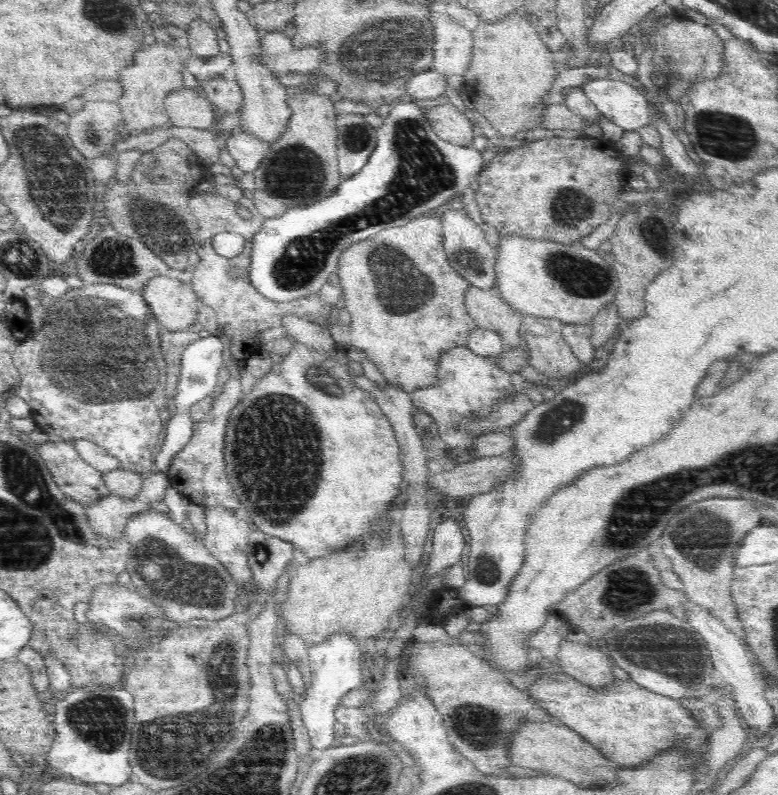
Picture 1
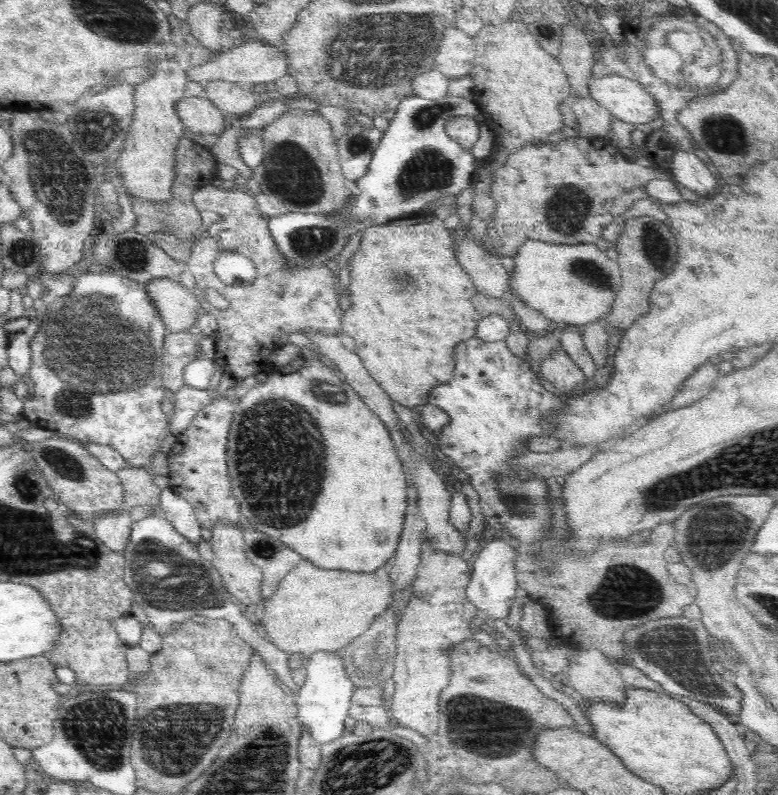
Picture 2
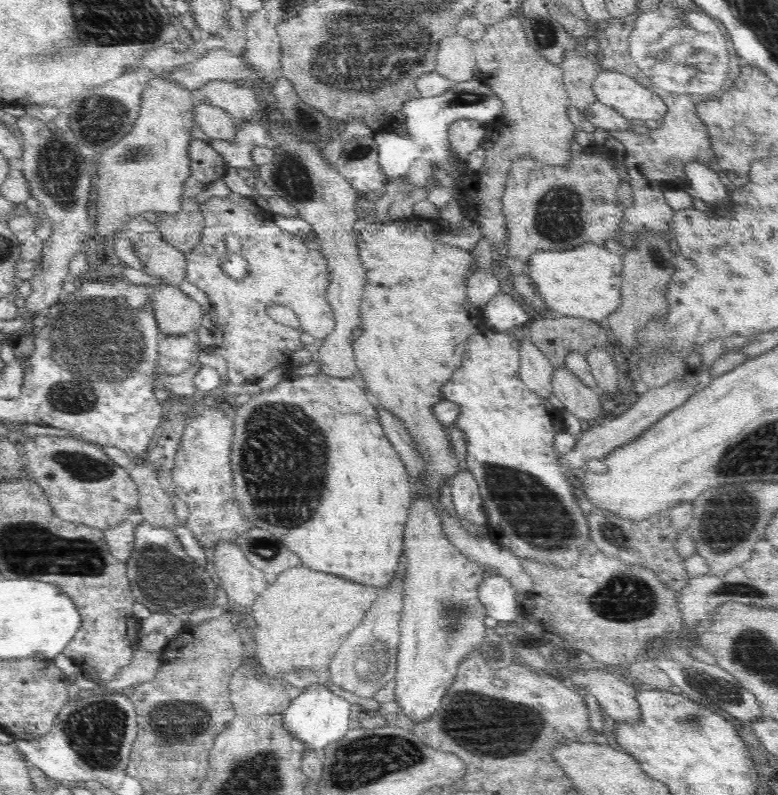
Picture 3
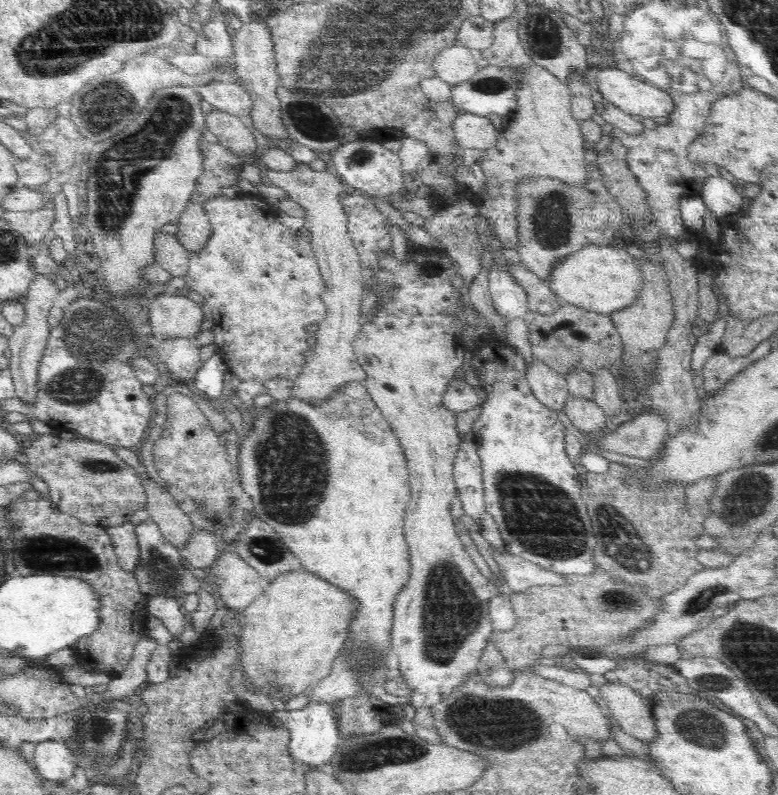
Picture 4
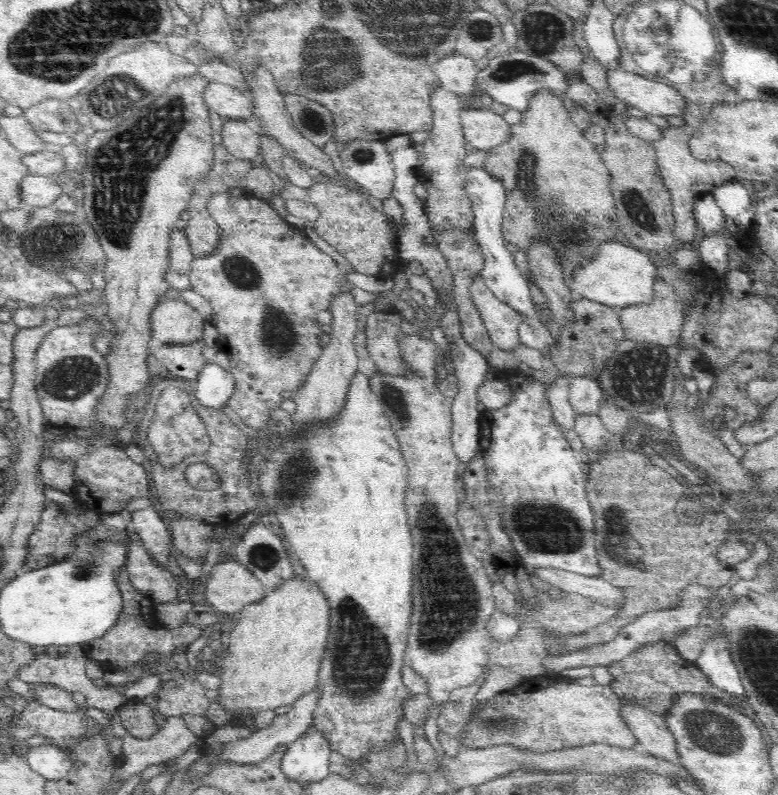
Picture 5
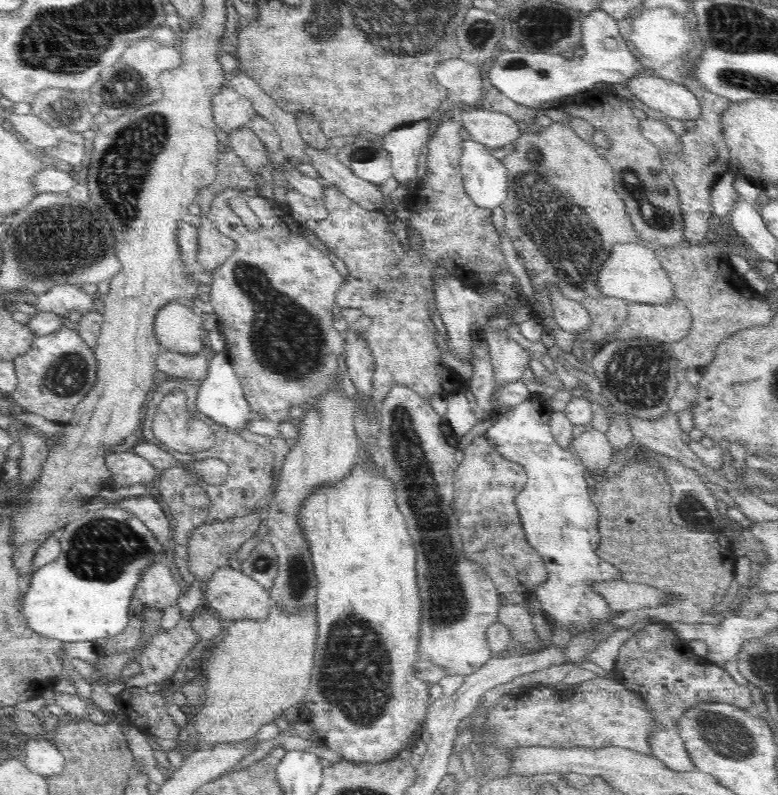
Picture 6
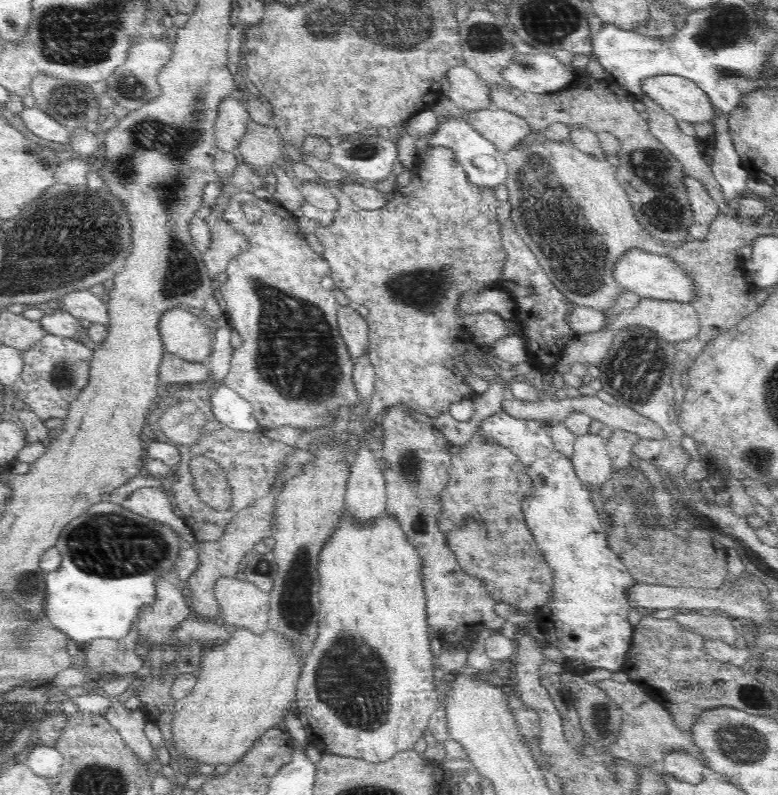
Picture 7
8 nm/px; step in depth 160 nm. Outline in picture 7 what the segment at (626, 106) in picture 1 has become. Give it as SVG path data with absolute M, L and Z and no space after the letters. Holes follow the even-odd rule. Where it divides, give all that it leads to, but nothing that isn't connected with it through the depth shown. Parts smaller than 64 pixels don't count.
M651 76L642 80L641 91L677 120L704 122L716 116L708 95L693 80L683 76Z

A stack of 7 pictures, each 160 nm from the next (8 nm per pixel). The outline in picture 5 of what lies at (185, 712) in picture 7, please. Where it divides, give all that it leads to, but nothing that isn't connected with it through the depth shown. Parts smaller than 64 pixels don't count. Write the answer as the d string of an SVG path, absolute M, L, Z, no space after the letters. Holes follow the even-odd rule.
M292 578L269 590L262 600L243 606L239 612L238 623L230 630L228 648L218 658L221 687L213 694L224 708L234 712L228 722L230 726L246 726L253 720L252 712L274 710L278 706L293 704L308 691L316 689L320 664L330 634L330 606L313 580Z

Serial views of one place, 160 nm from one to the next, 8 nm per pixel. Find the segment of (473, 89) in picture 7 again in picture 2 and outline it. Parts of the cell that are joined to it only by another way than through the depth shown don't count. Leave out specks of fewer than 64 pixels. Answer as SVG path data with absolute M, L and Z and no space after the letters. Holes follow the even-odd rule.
M458 28L444 30L435 58L435 66L448 78L469 75L472 72L472 60L475 58L473 38Z

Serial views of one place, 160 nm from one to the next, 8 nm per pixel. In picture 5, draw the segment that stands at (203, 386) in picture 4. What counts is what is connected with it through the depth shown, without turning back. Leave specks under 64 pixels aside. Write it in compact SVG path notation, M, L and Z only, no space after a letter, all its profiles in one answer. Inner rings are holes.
M206 363L194 381L195 397L200 404L210 409L220 409L226 405L234 392L235 378L218 364Z

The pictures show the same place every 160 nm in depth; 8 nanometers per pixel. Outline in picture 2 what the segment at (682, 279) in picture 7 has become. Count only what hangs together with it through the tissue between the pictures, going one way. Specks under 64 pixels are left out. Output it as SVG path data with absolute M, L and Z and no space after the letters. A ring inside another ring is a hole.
M526 241L513 256L513 273L509 275L511 290L526 306L541 312L546 318L562 325L585 325L602 319L610 312L621 286L621 270L616 260L610 259L595 244L554 244L542 241Z

